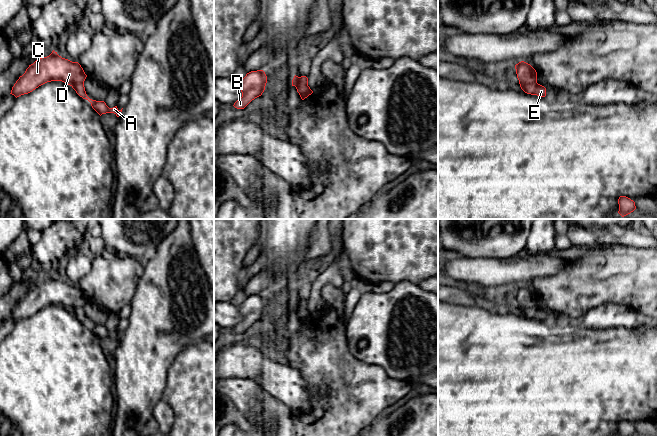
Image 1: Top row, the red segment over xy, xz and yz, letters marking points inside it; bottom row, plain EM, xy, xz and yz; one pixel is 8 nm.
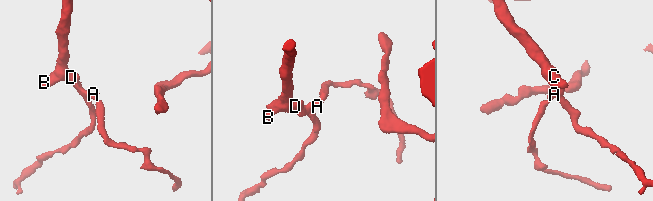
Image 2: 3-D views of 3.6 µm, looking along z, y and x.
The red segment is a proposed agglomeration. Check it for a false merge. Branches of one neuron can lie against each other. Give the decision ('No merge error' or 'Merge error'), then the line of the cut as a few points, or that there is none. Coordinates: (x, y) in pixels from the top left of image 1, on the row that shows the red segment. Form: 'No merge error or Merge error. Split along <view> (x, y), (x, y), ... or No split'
Merge error. Split along yz (536, 81), (520, 84)

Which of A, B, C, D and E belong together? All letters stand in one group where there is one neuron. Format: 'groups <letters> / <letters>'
groups A E / B C D

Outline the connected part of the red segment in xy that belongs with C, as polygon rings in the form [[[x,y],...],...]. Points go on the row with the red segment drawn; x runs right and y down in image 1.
[[[53,50],[49,56],[39,58],[29,65],[12,87],[10,94],[17,98],[51,81],[62,81],[70,86],[84,84],[86,77],[78,62],[62,58]]]

